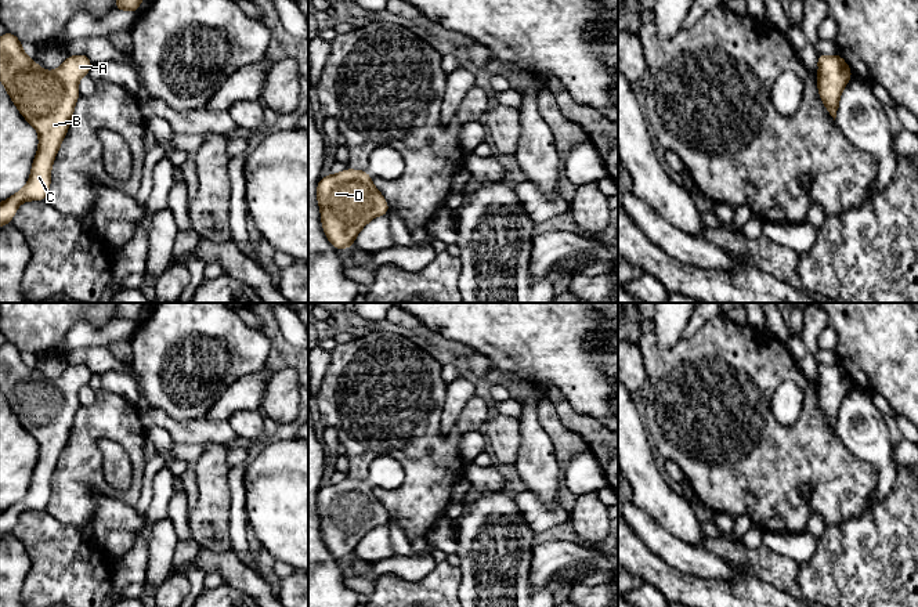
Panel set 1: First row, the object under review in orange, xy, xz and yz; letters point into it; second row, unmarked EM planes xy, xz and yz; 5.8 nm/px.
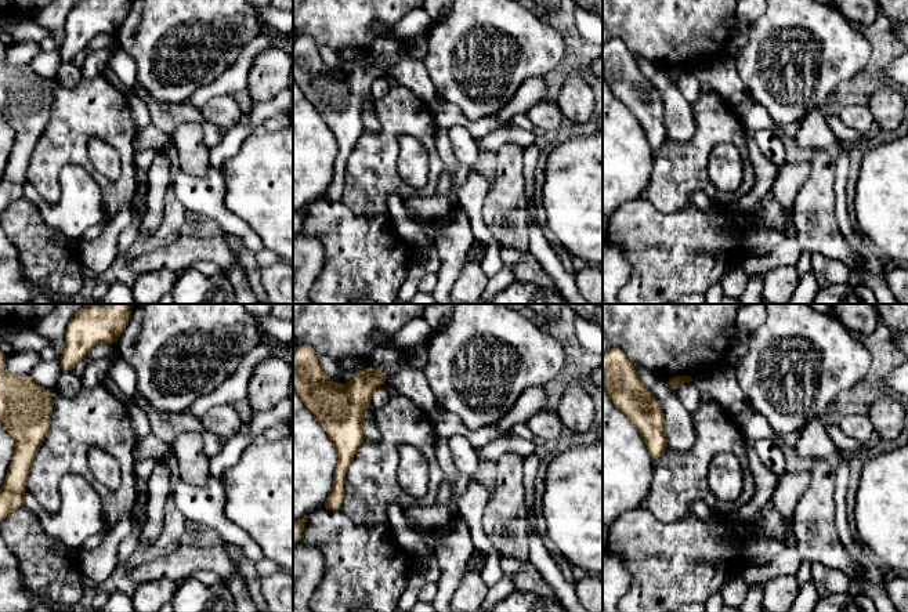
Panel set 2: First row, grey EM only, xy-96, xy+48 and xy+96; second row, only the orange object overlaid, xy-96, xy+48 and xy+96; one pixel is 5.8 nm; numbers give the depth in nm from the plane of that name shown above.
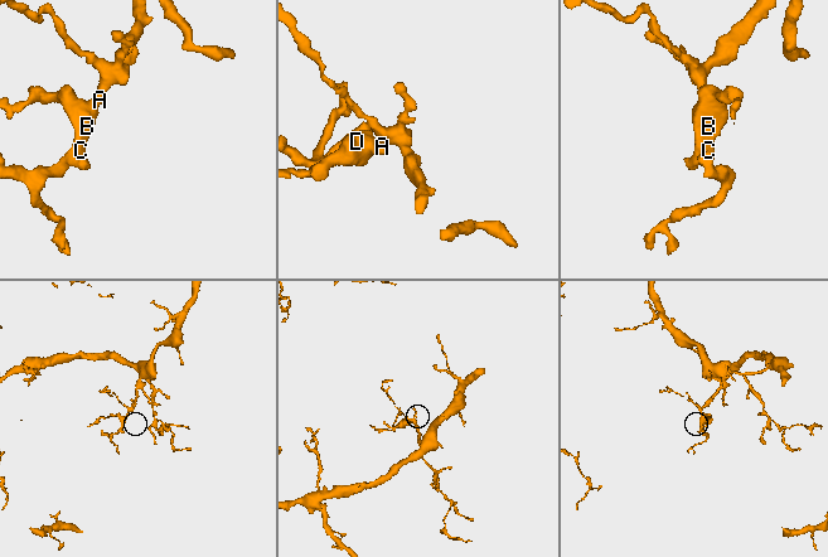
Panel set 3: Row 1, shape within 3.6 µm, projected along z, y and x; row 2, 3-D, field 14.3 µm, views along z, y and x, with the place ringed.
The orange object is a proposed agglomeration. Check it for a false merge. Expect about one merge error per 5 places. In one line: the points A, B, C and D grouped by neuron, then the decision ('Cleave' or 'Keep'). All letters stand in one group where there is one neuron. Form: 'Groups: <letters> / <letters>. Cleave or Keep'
Groups: A B C D. Keep

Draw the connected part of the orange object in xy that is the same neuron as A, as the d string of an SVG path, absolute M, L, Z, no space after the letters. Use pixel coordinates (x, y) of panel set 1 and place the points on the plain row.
M10 342L0 347L0 390L21 424L39 442L39 459L28 494L0 513L0 536L8 534L26 510L46 510L51 494L51 477L71 436L80 407L77 393L90 383L87 365L68 365L55 380L40 377L22 359Z

